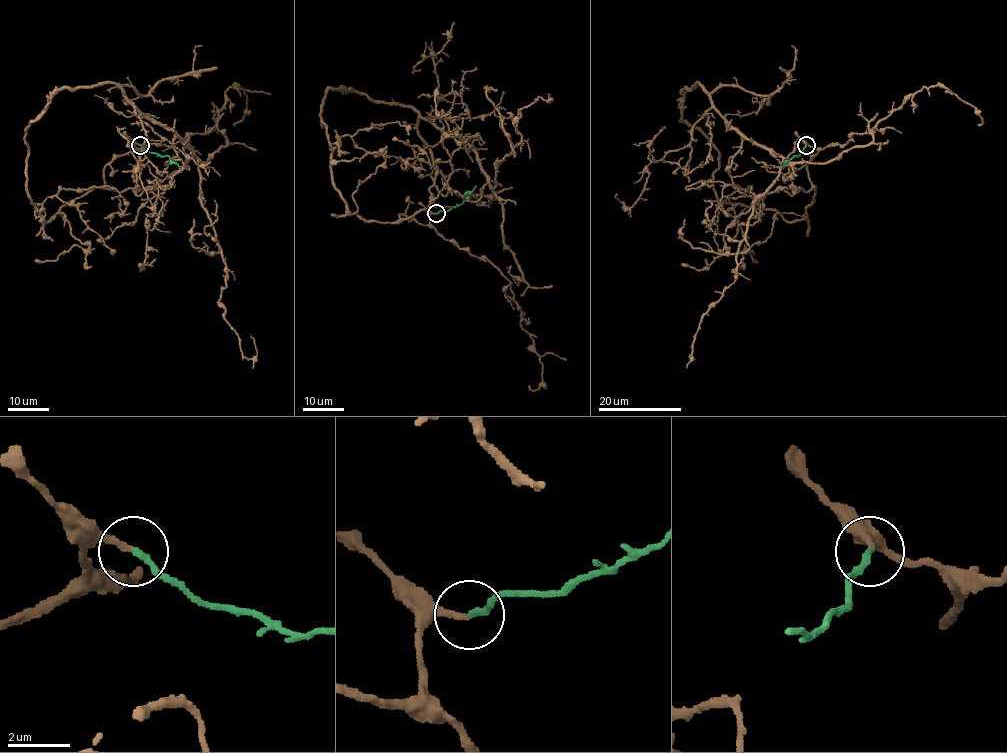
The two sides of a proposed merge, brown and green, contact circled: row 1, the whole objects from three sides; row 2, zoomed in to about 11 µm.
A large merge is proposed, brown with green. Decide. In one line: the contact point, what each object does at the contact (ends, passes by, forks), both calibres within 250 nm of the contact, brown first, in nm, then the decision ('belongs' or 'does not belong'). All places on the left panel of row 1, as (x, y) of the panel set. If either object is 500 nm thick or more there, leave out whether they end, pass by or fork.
at (140, 145); brown ends there; green ends there; 200 nm thick on the brown side, 200 nm on the other; belongs

